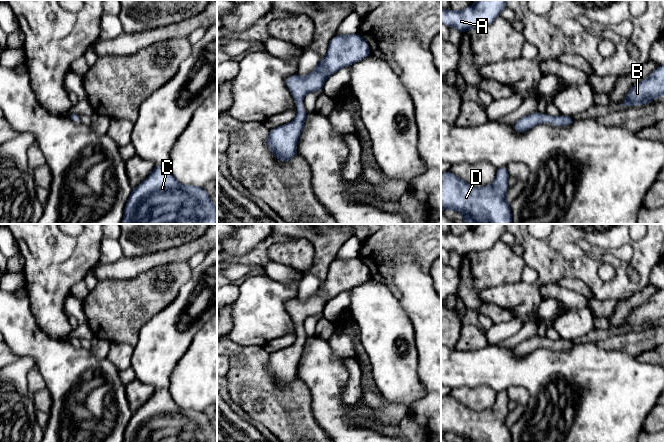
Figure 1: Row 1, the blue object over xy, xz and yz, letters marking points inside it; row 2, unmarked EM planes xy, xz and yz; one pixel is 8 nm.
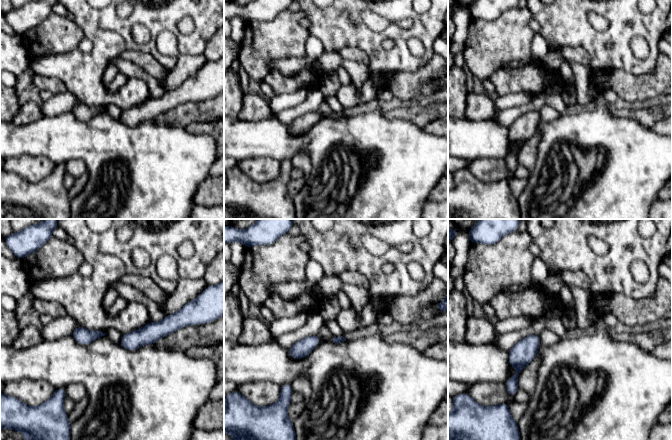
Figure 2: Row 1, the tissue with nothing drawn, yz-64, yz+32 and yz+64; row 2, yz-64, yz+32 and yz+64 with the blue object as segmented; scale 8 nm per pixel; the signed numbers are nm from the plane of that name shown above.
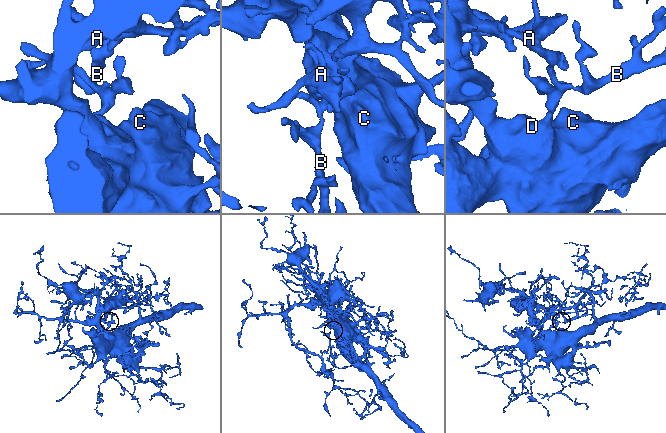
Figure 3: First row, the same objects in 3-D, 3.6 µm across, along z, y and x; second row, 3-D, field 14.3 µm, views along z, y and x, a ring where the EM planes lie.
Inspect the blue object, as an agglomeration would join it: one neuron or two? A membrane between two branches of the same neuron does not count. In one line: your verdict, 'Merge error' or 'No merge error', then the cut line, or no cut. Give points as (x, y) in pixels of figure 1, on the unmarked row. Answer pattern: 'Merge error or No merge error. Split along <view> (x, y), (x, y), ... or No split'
No merge error. No split

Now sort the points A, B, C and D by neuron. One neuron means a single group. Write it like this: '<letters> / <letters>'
A B C D

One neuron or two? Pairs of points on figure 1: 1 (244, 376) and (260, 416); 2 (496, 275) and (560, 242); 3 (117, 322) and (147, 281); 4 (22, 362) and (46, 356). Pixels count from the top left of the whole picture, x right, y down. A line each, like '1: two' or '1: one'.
1: one
2: two
3: one
4: two

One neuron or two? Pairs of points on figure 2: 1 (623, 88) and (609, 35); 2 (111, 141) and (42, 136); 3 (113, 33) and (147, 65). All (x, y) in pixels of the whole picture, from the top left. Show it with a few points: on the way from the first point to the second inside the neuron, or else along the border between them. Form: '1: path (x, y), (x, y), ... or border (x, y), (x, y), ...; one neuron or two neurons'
1: border (595, 67), (620, 68), (632, 74), (641, 75); two neurons
2: path (94, 141), (59, 138); one neuron
3: border (119, 55), (126, 50), (141, 50), (153, 57); two neurons

